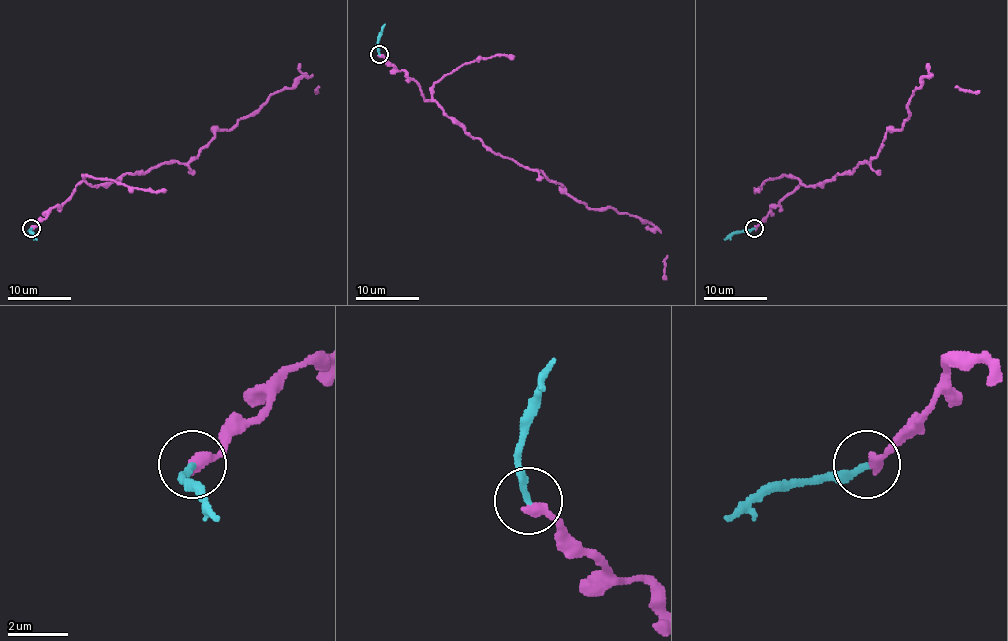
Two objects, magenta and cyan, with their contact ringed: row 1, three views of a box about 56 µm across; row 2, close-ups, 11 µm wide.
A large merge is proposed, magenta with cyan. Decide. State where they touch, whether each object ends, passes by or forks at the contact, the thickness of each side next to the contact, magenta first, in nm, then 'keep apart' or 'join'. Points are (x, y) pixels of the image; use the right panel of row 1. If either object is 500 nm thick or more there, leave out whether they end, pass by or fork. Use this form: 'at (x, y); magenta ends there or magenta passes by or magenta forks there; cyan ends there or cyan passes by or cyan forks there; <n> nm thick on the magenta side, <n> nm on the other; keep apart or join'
at (754, 228); magenta ends there; cyan ends there; 380 nm thick on the magenta side, 240 nm on the other; keep apart

